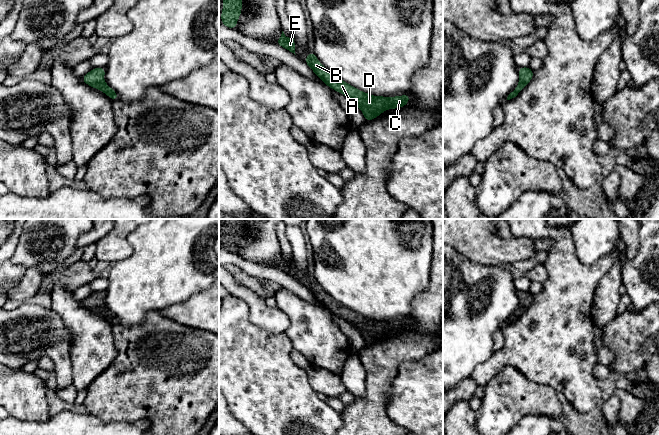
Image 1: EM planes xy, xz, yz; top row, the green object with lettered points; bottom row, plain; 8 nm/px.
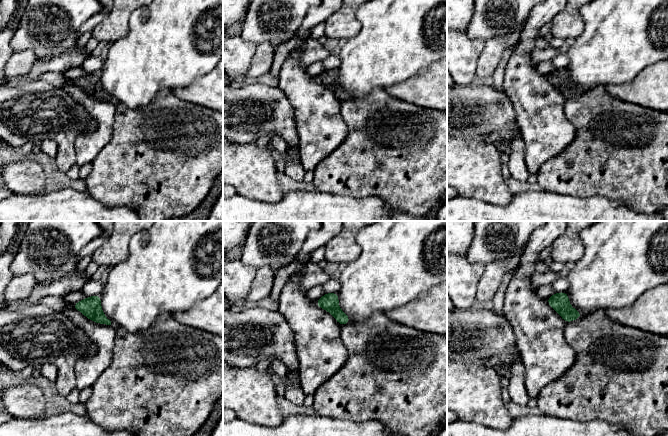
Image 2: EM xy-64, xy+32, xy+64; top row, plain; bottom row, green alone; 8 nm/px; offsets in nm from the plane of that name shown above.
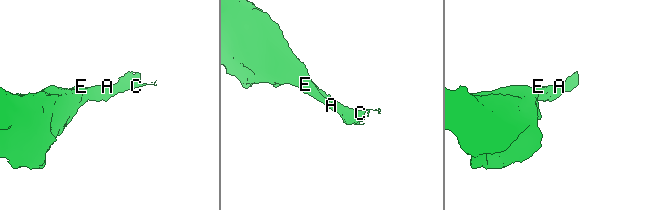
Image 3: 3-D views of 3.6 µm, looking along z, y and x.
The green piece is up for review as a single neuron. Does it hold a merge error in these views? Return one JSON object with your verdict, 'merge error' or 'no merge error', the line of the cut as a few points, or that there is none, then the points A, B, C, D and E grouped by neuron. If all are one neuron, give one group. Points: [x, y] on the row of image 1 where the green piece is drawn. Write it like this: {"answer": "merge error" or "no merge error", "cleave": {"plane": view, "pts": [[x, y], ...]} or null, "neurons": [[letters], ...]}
{"answer": "no merge error", "cleave": null, "neurons": [["A", "B", "C", "D", "E"]]}

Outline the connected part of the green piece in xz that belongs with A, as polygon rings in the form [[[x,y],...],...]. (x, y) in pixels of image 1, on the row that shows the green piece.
[[[313,51],[308,52],[307,59],[304,62],[327,86],[351,99],[363,112],[366,122],[373,120],[386,109],[402,108],[411,98],[409,94],[397,97],[376,97],[371,94],[366,94],[326,70],[315,57]]]

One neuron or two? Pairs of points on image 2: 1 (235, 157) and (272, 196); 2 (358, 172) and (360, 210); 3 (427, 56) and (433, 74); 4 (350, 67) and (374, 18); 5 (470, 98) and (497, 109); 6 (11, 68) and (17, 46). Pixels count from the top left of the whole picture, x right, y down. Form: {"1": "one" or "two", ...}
{"1": "one", "2": "two", "3": "two", "4": "one", "5": "one", "6": "two"}

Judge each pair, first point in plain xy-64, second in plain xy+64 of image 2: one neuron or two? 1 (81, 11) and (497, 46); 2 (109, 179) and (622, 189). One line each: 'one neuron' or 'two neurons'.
1: two neurons
2: one neuron

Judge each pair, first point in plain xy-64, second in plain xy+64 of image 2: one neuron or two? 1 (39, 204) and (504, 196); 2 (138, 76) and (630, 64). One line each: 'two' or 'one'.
1: two
2: one

